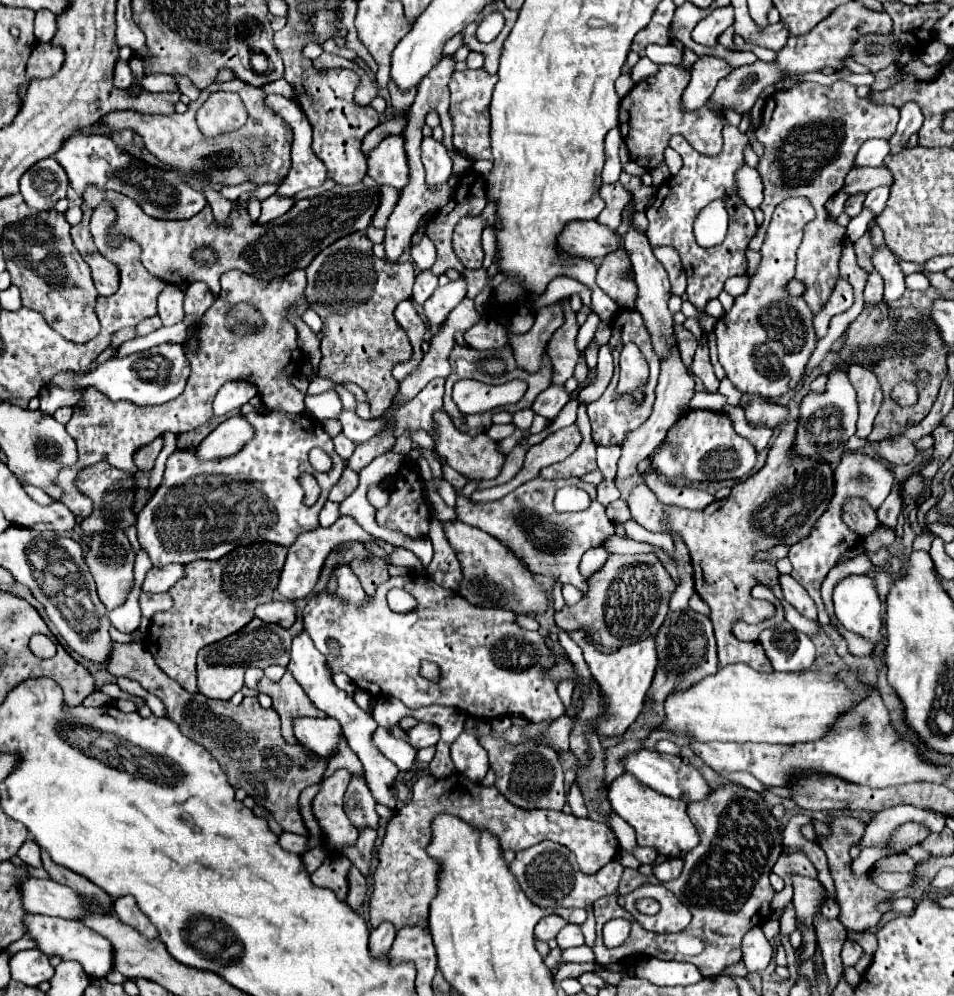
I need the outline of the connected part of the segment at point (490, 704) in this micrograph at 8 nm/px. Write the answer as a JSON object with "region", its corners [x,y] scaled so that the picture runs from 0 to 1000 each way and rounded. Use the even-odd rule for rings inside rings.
{"region":[[[354,569],[354,593],[352,597],[344,597],[338,593],[319,609],[319,634],[329,644],[331,652],[342,658],[348,676],[363,676],[377,692],[390,696],[392,700],[415,700],[430,712],[440,712],[447,708],[468,708],[478,710],[480,714],[501,720],[501,722],[518,722],[518,720],[537,720],[547,718],[556,726],[566,726],[572,722],[585,722],[591,718],[591,708],[583,696],[583,686],[572,678],[572,674],[581,668],[581,656],[577,648],[564,634],[551,634],[541,626],[541,617],[532,611],[507,611],[488,605],[478,593],[470,593],[459,589],[455,581],[449,577],[423,577],[409,579],[394,593],[390,603],[384,601],[384,595],[367,569]],[[411,589],[421,589],[430,597],[436,599],[438,611],[430,615],[411,615],[405,605],[405,595]],[[350,642],[356,648],[356,658],[348,658],[344,652],[344,644]],[[455,664],[459,666],[463,678],[459,686],[453,686],[440,680],[440,666]]]}

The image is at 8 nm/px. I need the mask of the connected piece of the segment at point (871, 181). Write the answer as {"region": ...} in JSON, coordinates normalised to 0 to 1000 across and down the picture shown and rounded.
{"region":[[[922,166],[922,168],[897,168],[889,174],[887,186],[883,192],[889,196],[897,196],[899,192],[910,194],[916,188],[922,188],[922,186],[933,188],[935,184],[937,184],[937,176],[927,166]]]}

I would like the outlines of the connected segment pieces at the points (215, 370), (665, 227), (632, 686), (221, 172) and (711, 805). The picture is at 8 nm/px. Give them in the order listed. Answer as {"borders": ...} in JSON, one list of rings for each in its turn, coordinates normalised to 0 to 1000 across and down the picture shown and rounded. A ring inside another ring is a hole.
{"borders":[[[[319,270],[306,272],[289,284],[275,284],[268,278],[262,278],[254,272],[237,272],[231,282],[233,282],[233,296],[224,302],[224,306],[214,314],[212,322],[203,328],[203,340],[208,342],[208,350],[205,352],[195,350],[200,373],[189,399],[161,409],[145,409],[140,405],[126,403],[126,411],[122,411],[122,405],[117,405],[109,397],[94,395],[94,405],[78,407],[78,415],[68,429],[71,437],[75,437],[82,443],[80,445],[82,465],[78,469],[67,469],[61,475],[59,487],[65,491],[63,503],[78,517],[82,517],[82,521],[94,519],[96,513],[96,503],[90,503],[90,499],[82,495],[78,489],[78,481],[82,477],[80,473],[84,469],[111,463],[117,469],[143,475],[140,455],[147,449],[157,447],[164,439],[168,439],[174,433],[189,437],[214,427],[222,419],[224,397],[238,383],[247,383],[247,381],[262,383],[279,399],[279,409],[285,413],[294,411],[300,415],[319,415],[319,397],[312,391],[308,391],[302,383],[302,379],[314,372],[319,364],[319,356],[310,344],[310,328],[300,320],[300,316],[304,308],[310,310],[310,316],[317,316],[323,310],[321,296],[319,296],[321,272]],[[253,303],[266,306],[275,314],[279,326],[273,332],[268,334],[239,332],[237,328],[239,312],[243,306]]],[[[757,119],[757,123],[759,123],[759,150],[751,158],[734,156],[732,152],[727,152],[723,148],[723,144],[717,138],[706,136],[702,140],[702,148],[715,156],[717,168],[709,178],[702,178],[700,184],[694,184],[694,188],[688,194],[686,204],[677,212],[677,218],[681,222],[681,228],[679,228],[681,246],[700,246],[713,254],[715,268],[721,276],[719,294],[721,294],[721,300],[732,310],[732,314],[738,314],[740,304],[755,296],[763,278],[782,276],[782,272],[784,272],[784,262],[782,262],[784,242],[792,236],[792,230],[795,230],[790,214],[788,214],[788,210],[784,210],[776,202],[776,198],[771,194],[771,182],[769,182],[774,168],[780,166],[778,154],[780,154],[780,148],[784,144],[784,138],[778,136],[774,132],[774,128],[765,128],[761,123],[761,119]],[[742,180],[757,180],[757,182],[748,184],[748,196],[761,202],[761,210],[765,216],[765,228],[763,228],[761,240],[755,246],[738,250],[727,240],[725,224],[727,224],[730,216],[742,204]]],[[[600,634],[597,640],[610,650],[612,662],[614,662],[623,682],[627,684],[631,696],[633,696],[635,724],[631,728],[627,728],[625,738],[629,742],[654,738],[658,734],[658,730],[667,724],[667,720],[671,718],[677,694],[679,694],[679,690],[686,682],[686,672],[688,672],[688,666],[690,666],[690,658],[688,658],[688,652],[686,652],[686,640],[669,644],[665,648],[658,648],[658,650],[652,650],[646,656],[627,654],[625,648],[612,638],[612,634]]],[[[249,79],[235,81],[235,83],[222,83],[218,89],[214,89],[210,93],[210,97],[205,101],[201,101],[197,105],[197,111],[191,113],[191,115],[189,113],[182,113],[182,115],[153,115],[153,113],[143,113],[143,111],[119,111],[119,113],[107,117],[107,126],[101,132],[94,132],[94,134],[117,136],[117,134],[136,130],[136,132],[145,134],[151,140],[151,146],[159,156],[164,156],[170,164],[174,164],[178,168],[193,170],[193,172],[212,172],[212,174],[218,174],[220,182],[237,184],[237,186],[249,186],[249,184],[254,184],[258,180],[266,180],[270,186],[275,186],[279,182],[294,182],[294,180],[300,178],[302,168],[304,168],[304,148],[306,148],[304,126],[291,113],[283,111],[283,107],[277,105],[277,97],[279,97],[279,93],[275,89],[266,89],[264,85],[254,83]],[[224,91],[243,91],[243,93],[249,93],[254,97],[254,101],[256,101],[256,105],[260,107],[260,113],[262,113],[256,128],[252,128],[247,132],[239,132],[233,138],[216,138],[216,136],[212,136],[212,132],[205,126],[203,115],[210,109],[210,105],[216,101],[216,97],[220,93],[224,93]]],[[[763,786],[761,790],[751,790],[742,802],[723,806],[721,812],[725,826],[734,836],[734,846],[717,858],[717,872],[713,881],[692,889],[700,891],[715,907],[719,907],[725,917],[725,927],[713,937],[681,937],[646,907],[646,899],[627,903],[627,907],[623,907],[625,945],[621,949],[627,969],[635,971],[662,961],[688,961],[696,965],[721,965],[730,969],[736,979],[748,981],[755,979],[759,971],[778,963],[778,941],[788,931],[801,929],[807,923],[807,905],[811,895],[805,879],[820,856],[820,834],[801,800],[782,790]],[[644,921],[658,923],[662,933],[650,951],[637,953],[631,947],[631,931]]]]}

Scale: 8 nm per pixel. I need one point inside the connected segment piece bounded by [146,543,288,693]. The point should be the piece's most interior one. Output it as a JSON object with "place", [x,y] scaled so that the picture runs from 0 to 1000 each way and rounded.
{"place":[224,601]}

